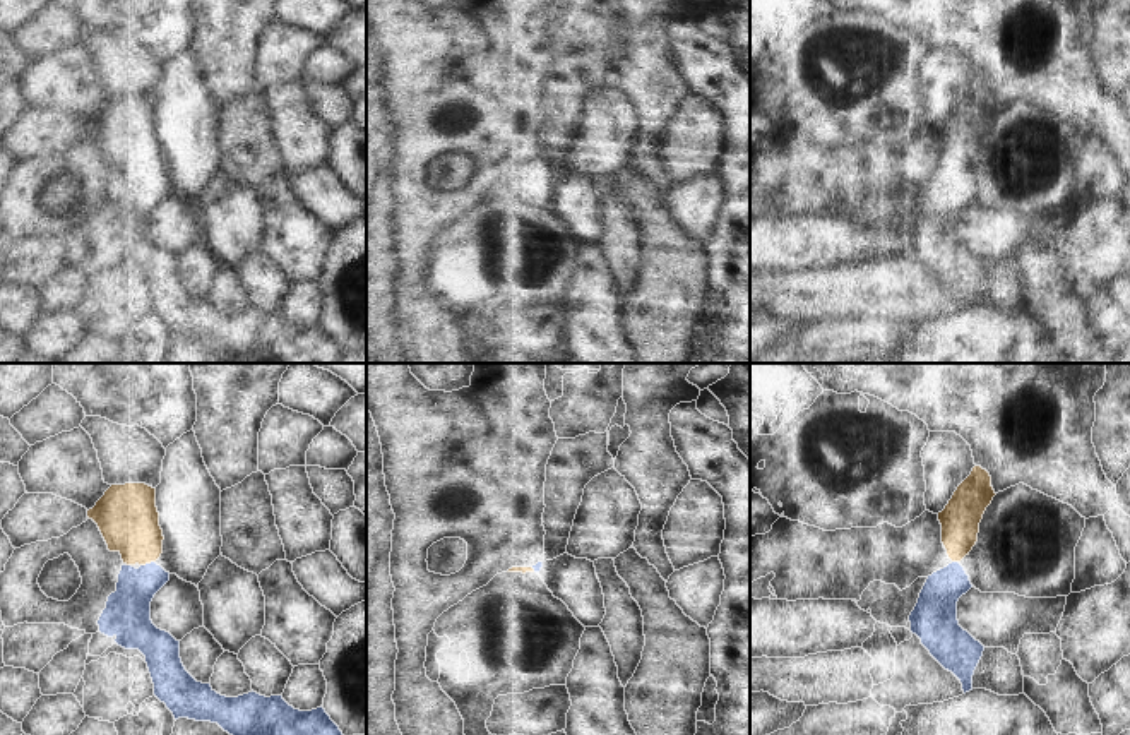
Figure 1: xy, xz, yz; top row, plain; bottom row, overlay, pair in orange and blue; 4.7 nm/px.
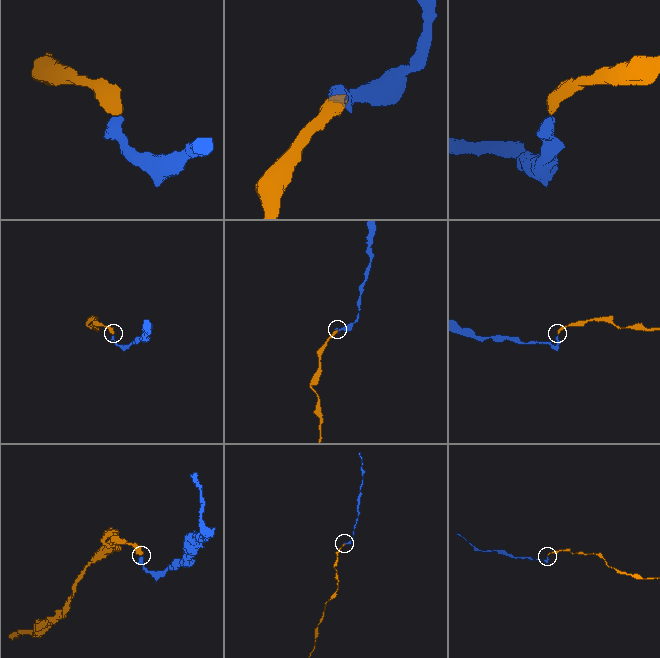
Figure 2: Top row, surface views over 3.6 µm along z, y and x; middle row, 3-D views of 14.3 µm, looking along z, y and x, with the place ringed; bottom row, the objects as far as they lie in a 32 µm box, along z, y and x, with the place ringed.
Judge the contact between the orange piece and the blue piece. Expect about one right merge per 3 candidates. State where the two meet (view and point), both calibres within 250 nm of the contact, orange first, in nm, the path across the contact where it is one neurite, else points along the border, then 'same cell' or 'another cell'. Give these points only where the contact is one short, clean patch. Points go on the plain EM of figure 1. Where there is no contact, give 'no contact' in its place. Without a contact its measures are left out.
xy (148, 179) | 280/220 nm | across xy (127, 132), (144, 163), (148, 179), (148, 194), (127, 227) | same cell

